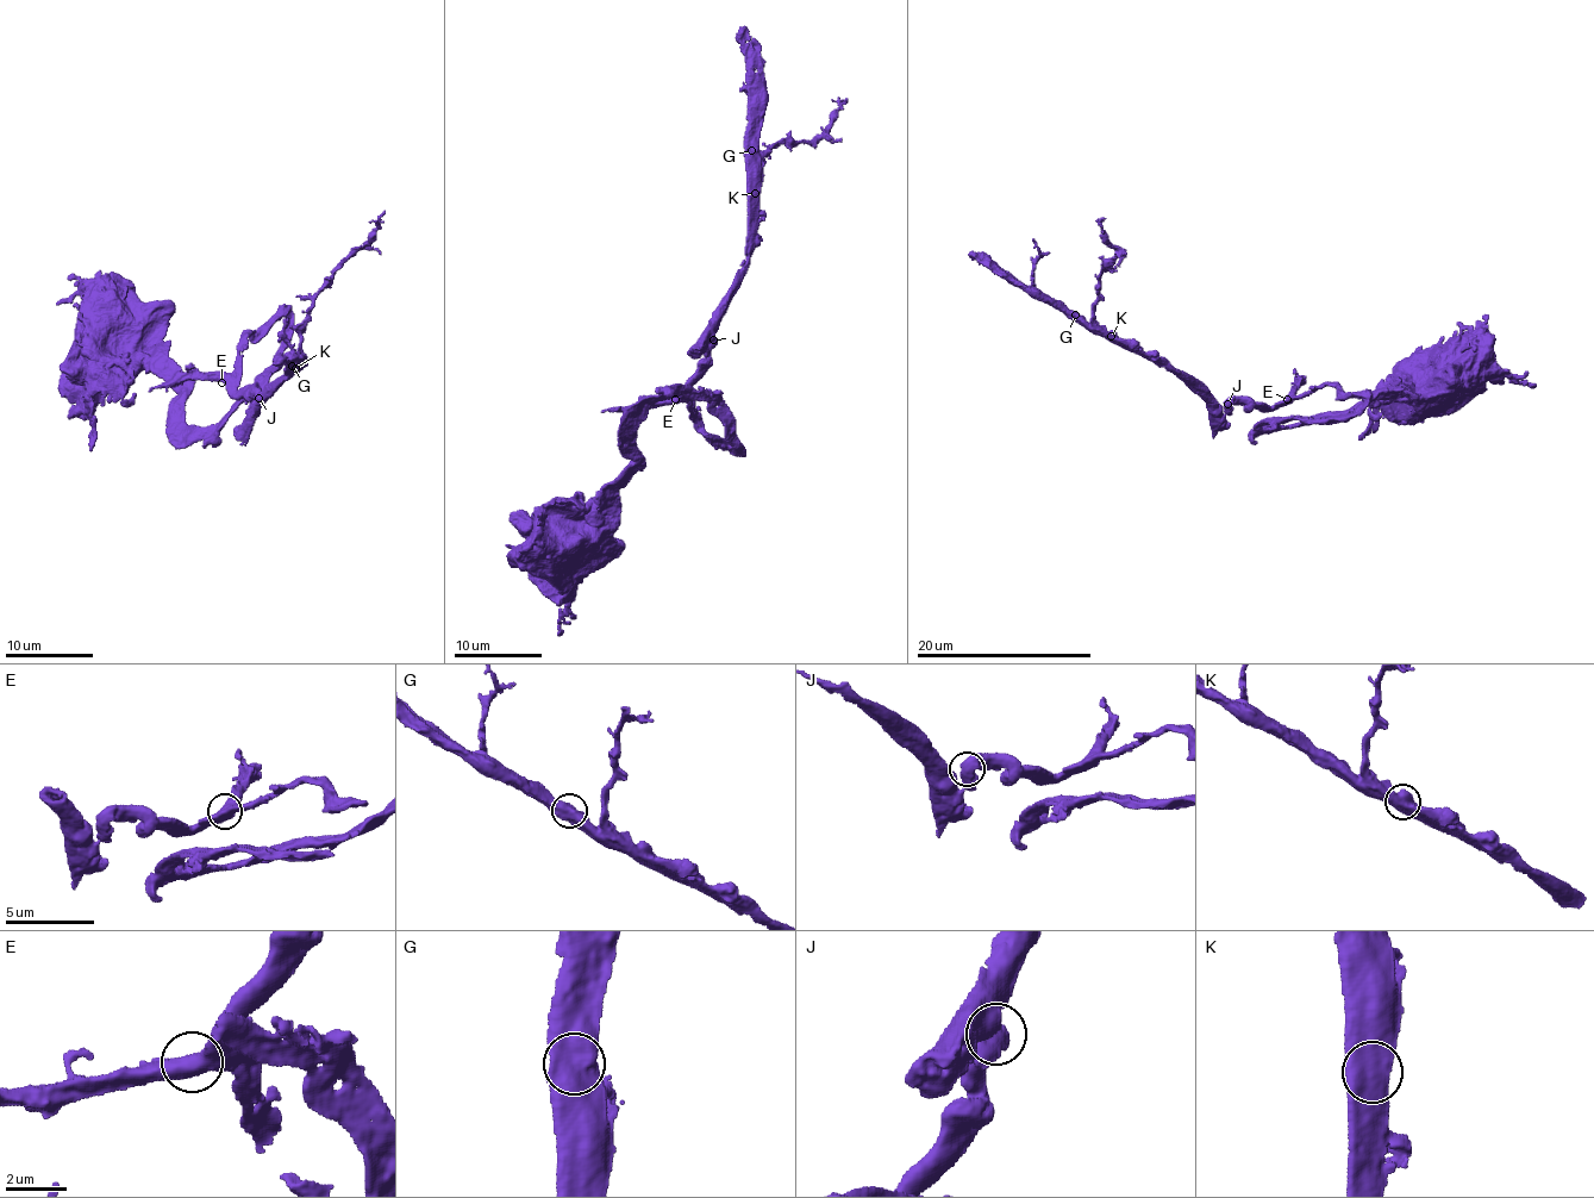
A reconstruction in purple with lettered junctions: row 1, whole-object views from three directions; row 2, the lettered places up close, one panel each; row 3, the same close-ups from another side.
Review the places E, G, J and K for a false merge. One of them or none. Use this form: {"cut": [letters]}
{"cut": []}

